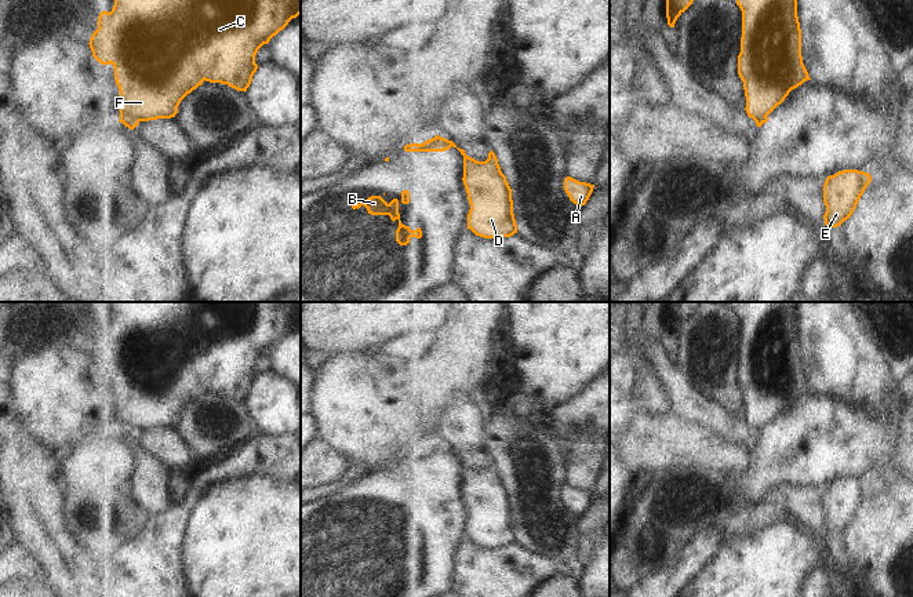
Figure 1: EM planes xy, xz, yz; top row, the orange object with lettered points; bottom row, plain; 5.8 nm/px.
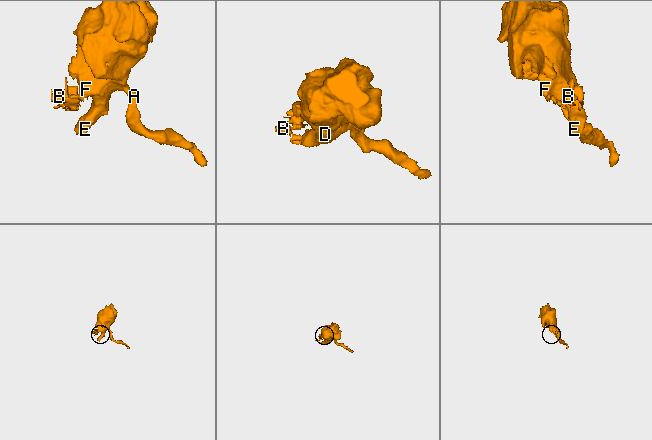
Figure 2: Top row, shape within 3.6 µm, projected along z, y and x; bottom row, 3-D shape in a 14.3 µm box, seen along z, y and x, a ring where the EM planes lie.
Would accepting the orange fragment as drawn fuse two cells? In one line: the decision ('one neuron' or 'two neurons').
two neurons

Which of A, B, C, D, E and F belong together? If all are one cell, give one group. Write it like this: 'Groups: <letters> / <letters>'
Groups: A C D E F / B

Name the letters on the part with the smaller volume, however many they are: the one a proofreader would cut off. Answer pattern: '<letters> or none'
B

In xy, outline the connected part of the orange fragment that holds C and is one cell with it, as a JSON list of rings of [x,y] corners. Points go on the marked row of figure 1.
[[[114,0],[110,12],[98,17],[98,29],[90,39],[92,57],[112,63],[120,91],[120,117],[149,121],[171,119],[181,101],[203,81],[228,84],[247,91],[258,69],[258,50],[301,14],[301,0]]]

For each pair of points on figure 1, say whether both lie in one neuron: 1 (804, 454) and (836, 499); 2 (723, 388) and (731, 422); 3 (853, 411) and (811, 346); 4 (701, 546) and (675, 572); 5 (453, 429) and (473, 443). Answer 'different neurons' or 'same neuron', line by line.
1: different neurons
2: different neurons
3: different neurons
4: same neuron
5: same neuron

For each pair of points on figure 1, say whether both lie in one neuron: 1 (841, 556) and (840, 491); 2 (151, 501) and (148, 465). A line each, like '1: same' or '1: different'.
1: same
2: same

